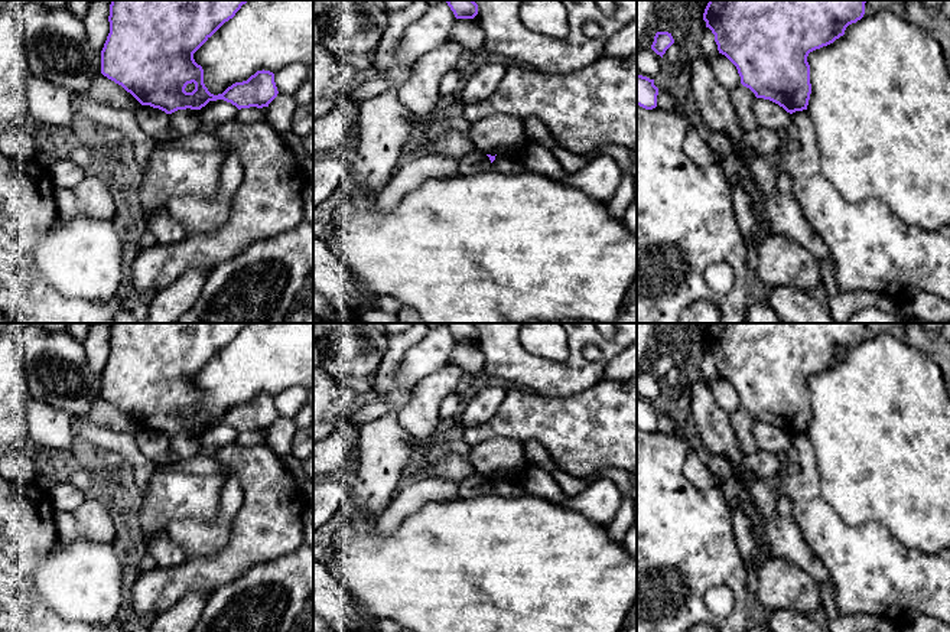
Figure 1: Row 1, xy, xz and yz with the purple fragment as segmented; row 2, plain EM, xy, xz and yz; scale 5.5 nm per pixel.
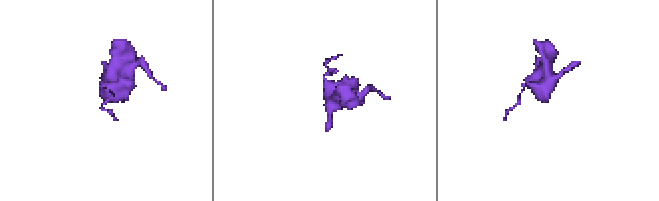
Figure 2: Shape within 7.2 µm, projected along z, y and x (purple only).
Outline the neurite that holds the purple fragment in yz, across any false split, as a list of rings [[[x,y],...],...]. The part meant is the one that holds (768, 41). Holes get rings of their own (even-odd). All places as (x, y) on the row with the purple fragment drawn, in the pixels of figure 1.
[[[709,0],[703,20],[715,35],[719,53],[736,66],[741,84],[757,98],[770,100],[793,114],[807,110],[809,105],[811,94],[809,53],[843,36],[849,25],[863,17],[865,3],[866,0]]]

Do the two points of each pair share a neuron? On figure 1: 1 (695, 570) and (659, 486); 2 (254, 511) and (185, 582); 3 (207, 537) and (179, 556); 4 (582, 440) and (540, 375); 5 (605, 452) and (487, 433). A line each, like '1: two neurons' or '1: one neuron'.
1: one neuron
2: one neuron
3: two neurons
4: two neurons
5: one neuron

